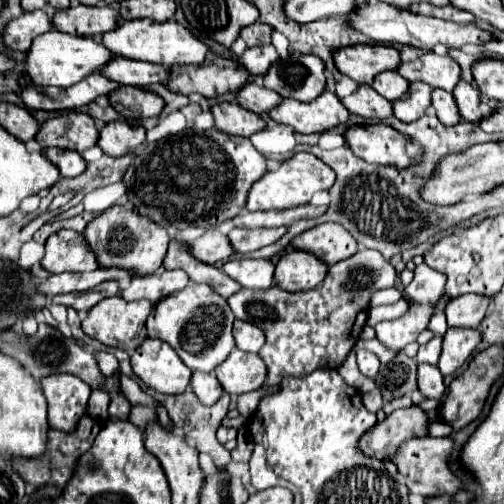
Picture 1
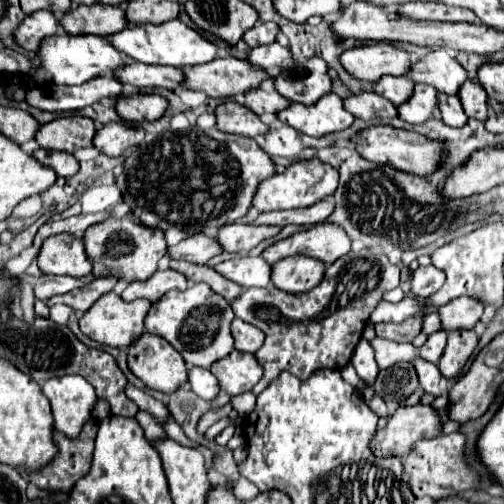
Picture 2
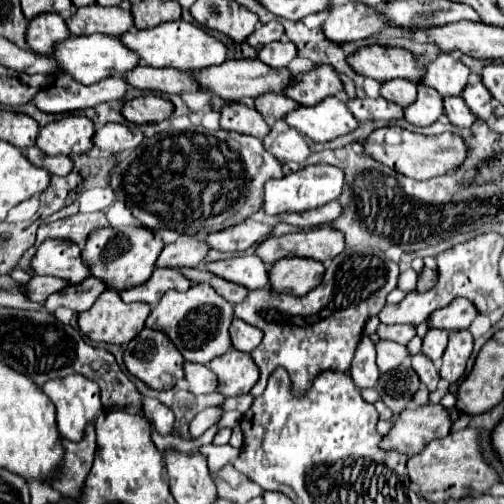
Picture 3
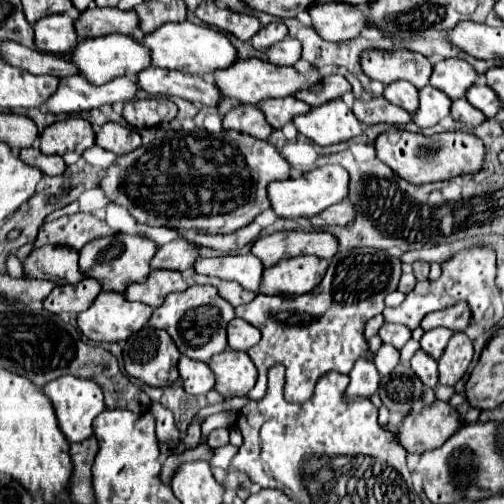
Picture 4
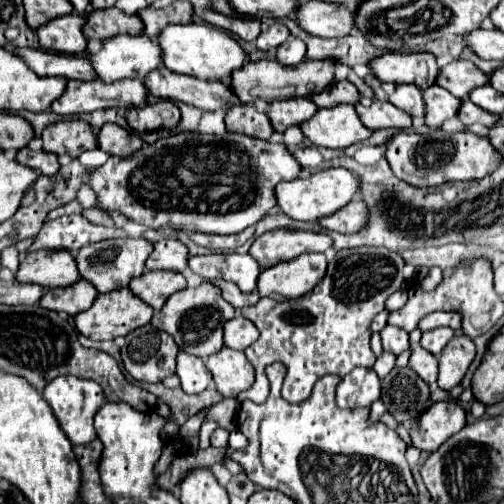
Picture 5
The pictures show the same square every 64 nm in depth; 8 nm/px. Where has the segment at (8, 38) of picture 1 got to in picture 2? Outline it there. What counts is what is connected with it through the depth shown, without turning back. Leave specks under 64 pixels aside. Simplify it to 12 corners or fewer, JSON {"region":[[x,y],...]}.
{"region":[[34,12],[16,30],[24,50],[38,52],[62,32],[52,12]]}

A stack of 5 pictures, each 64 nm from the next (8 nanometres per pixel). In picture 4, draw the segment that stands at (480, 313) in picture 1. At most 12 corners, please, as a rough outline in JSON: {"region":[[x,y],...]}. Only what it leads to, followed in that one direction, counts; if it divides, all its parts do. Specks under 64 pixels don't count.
{"region":[[466,304],[430,312],[422,320],[424,332],[444,326],[466,330]]}

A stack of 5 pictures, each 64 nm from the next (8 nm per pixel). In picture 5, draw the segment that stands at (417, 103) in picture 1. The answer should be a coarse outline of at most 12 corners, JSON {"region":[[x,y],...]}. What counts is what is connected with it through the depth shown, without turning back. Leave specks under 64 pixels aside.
{"region":[[440,86],[426,88],[424,124],[440,128],[462,100]]}

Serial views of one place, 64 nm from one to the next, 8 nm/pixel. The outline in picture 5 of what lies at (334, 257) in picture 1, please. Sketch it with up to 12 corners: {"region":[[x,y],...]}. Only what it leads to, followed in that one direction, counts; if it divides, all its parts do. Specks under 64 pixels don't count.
{"region":[[274,230],[250,246],[260,268],[326,252],[328,234]]}

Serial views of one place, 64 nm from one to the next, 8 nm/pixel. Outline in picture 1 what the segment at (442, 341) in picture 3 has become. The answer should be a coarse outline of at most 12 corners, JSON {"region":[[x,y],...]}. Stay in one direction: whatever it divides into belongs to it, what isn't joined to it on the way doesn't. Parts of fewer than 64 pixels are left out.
{"region":[[442,336],[420,346],[418,362],[438,364]]}

